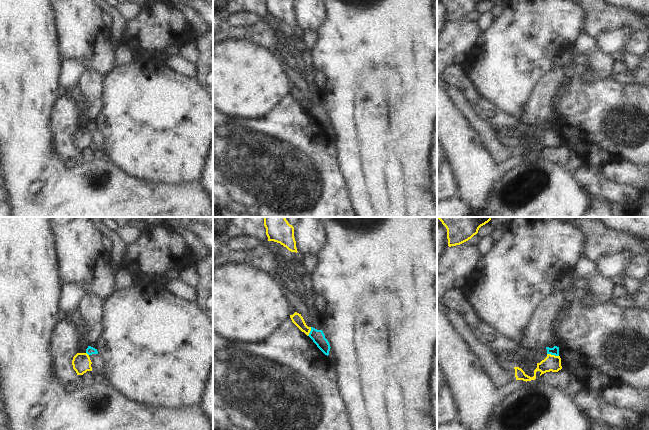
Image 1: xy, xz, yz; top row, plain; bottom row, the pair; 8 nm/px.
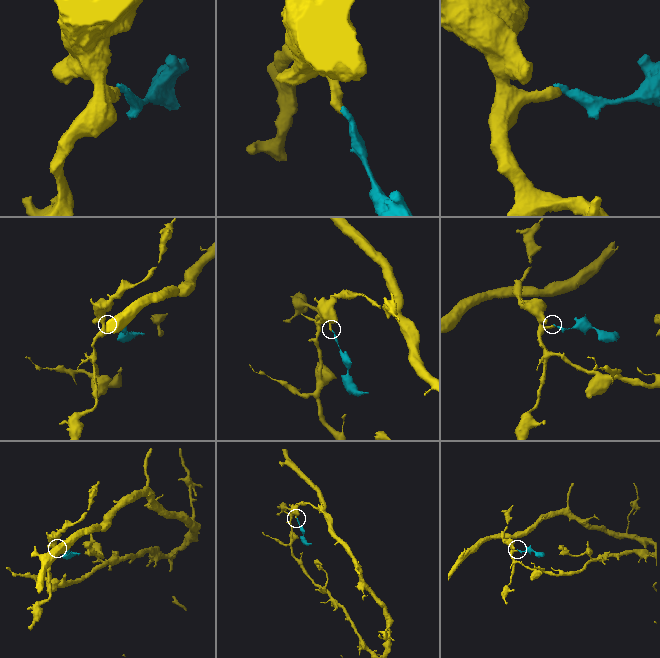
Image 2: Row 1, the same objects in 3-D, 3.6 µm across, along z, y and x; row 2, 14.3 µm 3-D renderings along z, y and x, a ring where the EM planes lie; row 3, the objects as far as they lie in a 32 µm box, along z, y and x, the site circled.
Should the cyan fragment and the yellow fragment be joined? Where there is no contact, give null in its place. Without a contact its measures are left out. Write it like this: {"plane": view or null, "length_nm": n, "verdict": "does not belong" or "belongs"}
{"plane": "yz", "length_nm": 100, "verdict": "does not belong"}

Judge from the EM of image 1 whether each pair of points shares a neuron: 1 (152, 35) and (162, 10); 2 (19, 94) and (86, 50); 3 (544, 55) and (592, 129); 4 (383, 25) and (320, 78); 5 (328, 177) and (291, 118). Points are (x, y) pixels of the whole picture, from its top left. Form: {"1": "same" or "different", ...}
{"1": "same", "2": "different", "3": "different", "4": "different", "5": "same"}

